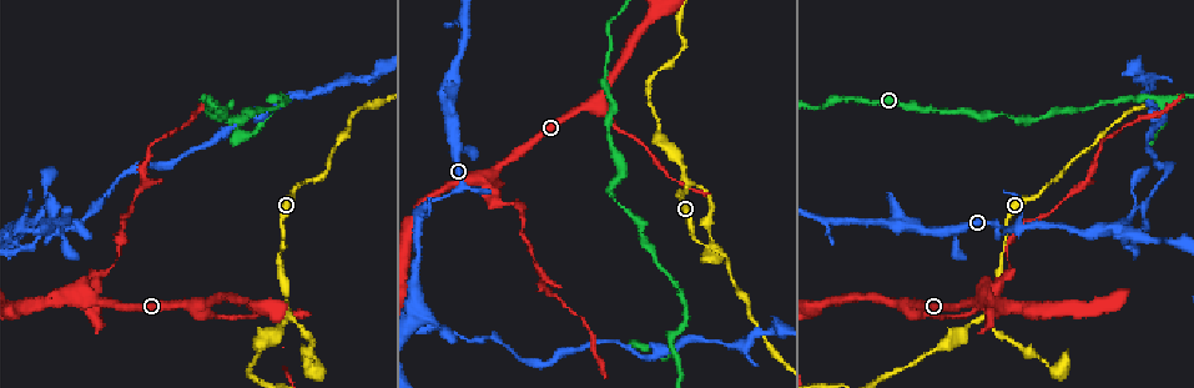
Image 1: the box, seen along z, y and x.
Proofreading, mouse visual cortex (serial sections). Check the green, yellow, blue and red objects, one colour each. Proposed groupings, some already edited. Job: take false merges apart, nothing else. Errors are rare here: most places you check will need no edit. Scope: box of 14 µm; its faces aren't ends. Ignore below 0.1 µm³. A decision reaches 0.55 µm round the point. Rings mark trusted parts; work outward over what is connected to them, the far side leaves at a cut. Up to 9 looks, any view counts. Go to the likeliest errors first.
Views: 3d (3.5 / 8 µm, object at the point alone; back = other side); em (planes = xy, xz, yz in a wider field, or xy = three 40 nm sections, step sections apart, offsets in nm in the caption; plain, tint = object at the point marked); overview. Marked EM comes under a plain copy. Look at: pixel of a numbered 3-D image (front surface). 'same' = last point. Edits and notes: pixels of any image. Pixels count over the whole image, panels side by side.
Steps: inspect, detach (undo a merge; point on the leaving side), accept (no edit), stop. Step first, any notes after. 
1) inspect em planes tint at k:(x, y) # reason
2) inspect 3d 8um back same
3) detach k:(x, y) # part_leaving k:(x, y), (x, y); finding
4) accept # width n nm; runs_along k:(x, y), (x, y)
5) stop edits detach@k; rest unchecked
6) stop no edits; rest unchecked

inspect 3d 3.5um at 1:(497, 201) # calibre changes

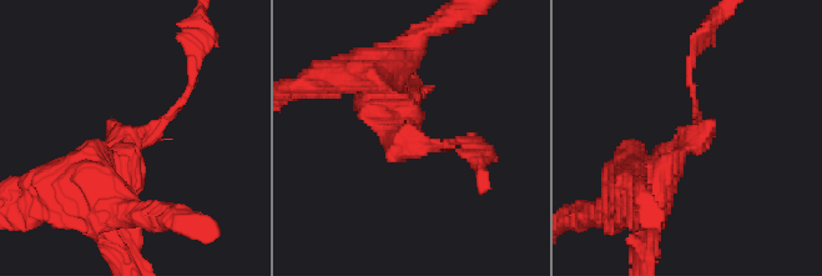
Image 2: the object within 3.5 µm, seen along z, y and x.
inspect em xy step 3 tint at 2:(406, 136) # arm_widths 100, 500 nm; shape alone is not enough

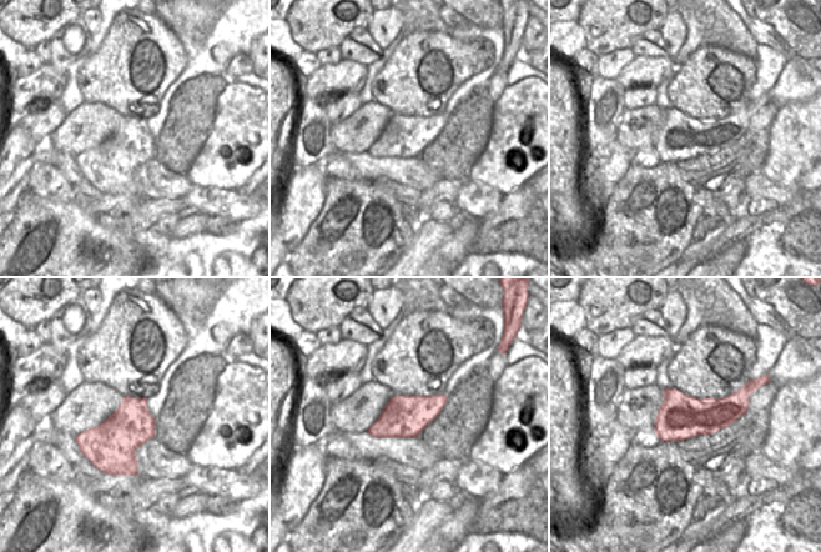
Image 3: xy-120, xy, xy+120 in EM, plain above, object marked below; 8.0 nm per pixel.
accept # runs_along 2:(634, 180), (697, 134), (691, 84); one cell here

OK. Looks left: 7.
inspect 3d 3.5um back at 1:(926, 312) # thick turns thin

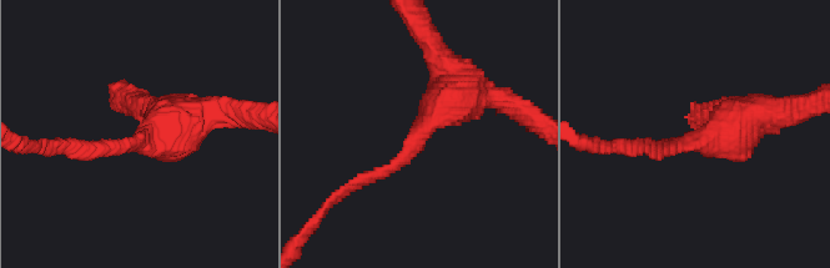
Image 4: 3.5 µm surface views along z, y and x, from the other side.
inspect em planes tint at 4:(416, 141) # arm_widths 150, 600 nm

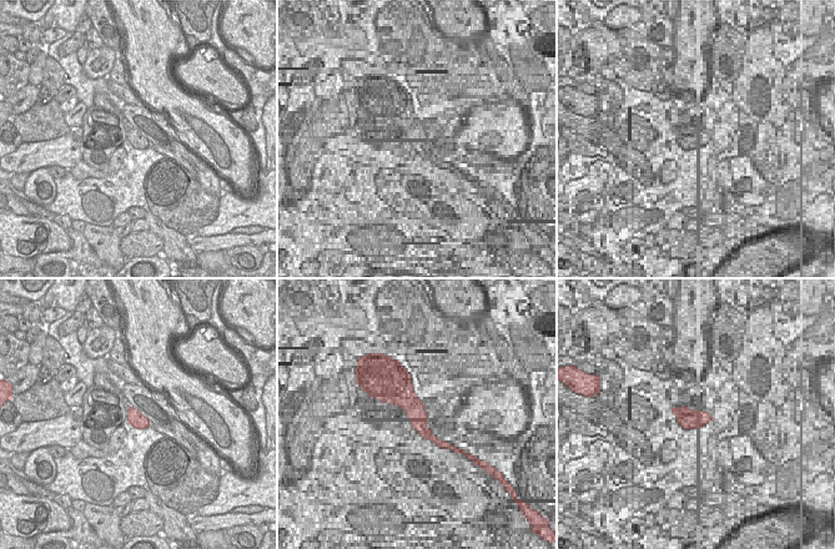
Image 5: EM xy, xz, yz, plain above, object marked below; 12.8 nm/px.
inspect em xy step 3 tint same

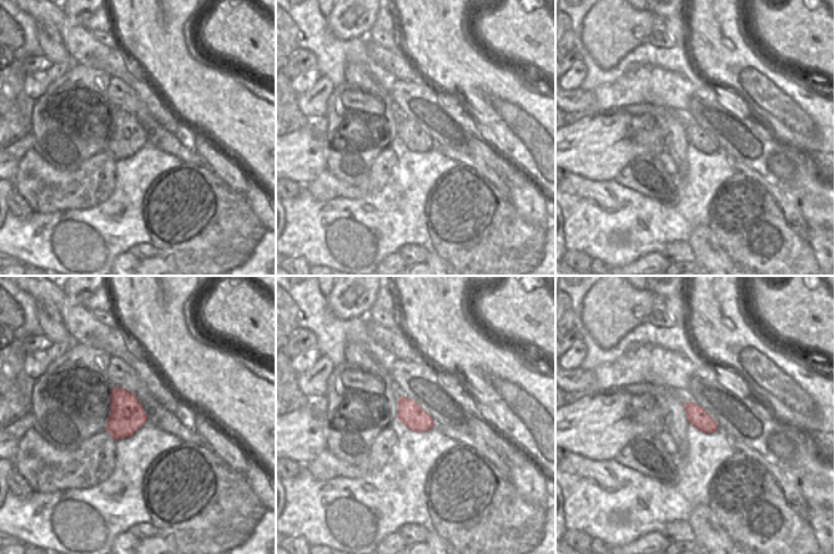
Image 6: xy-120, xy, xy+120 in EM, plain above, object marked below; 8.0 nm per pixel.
accept # runs_along 4:(469, 95), (439, 107), (390, 168), (347, 187); continuous, no second cell

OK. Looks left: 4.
inspect 3d 3.5um at 1:(291, 317) # a fork

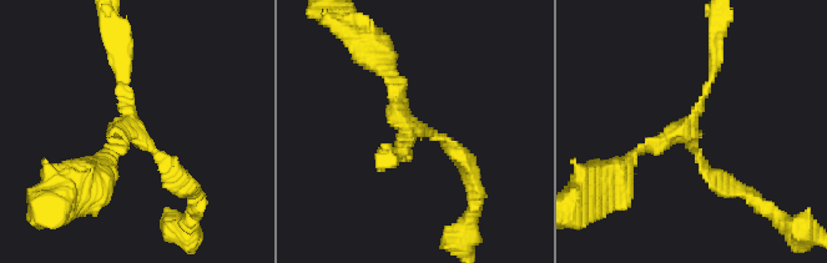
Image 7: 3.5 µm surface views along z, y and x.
inspect em xy step 3 tint at 7:(406, 124) # arms 3; arm_widths 100, 150, 150 nm

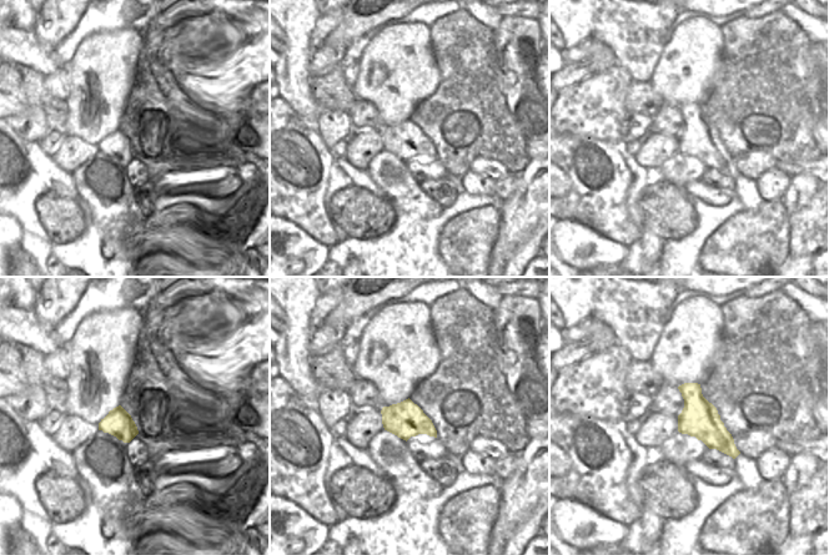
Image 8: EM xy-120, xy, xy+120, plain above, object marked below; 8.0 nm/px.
accept # runs_along 7:(716, 52), (687, 126), (636, 152), (623, 168); all the same cell

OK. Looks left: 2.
inspect 3d 8um at 1:(1159, 103) # a fork

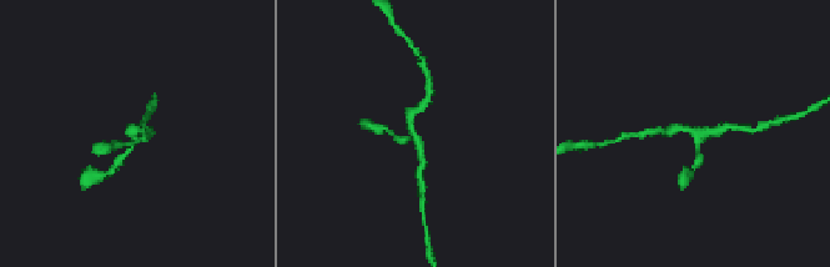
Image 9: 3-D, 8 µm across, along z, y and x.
inspect 3d 3.5um at 9:(415, 135) # zoom in

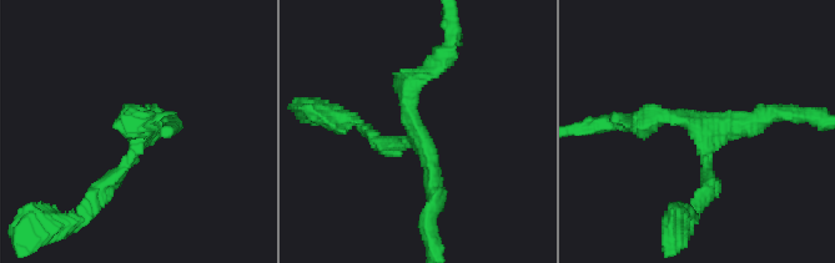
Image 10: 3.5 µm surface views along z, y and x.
accept # arm_widths 200, 200, 250 nm; runs_along 10:(628, 121), (685, 117), (704, 143), (704, 193); continuous, no second cell

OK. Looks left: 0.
stop no edits; rest unchecked

